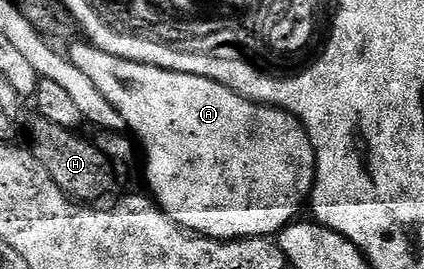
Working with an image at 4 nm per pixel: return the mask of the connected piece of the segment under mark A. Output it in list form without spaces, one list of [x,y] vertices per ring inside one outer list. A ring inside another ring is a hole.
[[[86,40],[73,43],[71,50],[69,49],[69,57],[73,64],[77,64],[77,68],[81,68],[81,72],[85,72],[85,76],[89,76],[89,80],[93,80],[101,88],[101,94],[121,112],[121,116],[127,122],[127,130],[137,139],[138,145],[140,147],[143,145],[143,150],[147,153],[147,182],[152,190],[150,193],[157,199],[160,208],[178,226],[192,230],[195,234],[204,234],[207,238],[219,238],[222,242],[231,242],[235,238],[271,238],[300,217],[299,209],[302,206],[304,209],[311,187],[315,185],[315,149],[303,125],[288,110],[280,110],[278,106],[263,106],[260,102],[251,102],[250,99],[241,96],[225,84],[219,84],[205,76],[173,72],[165,68],[125,60],[109,52],[101,52]]]

